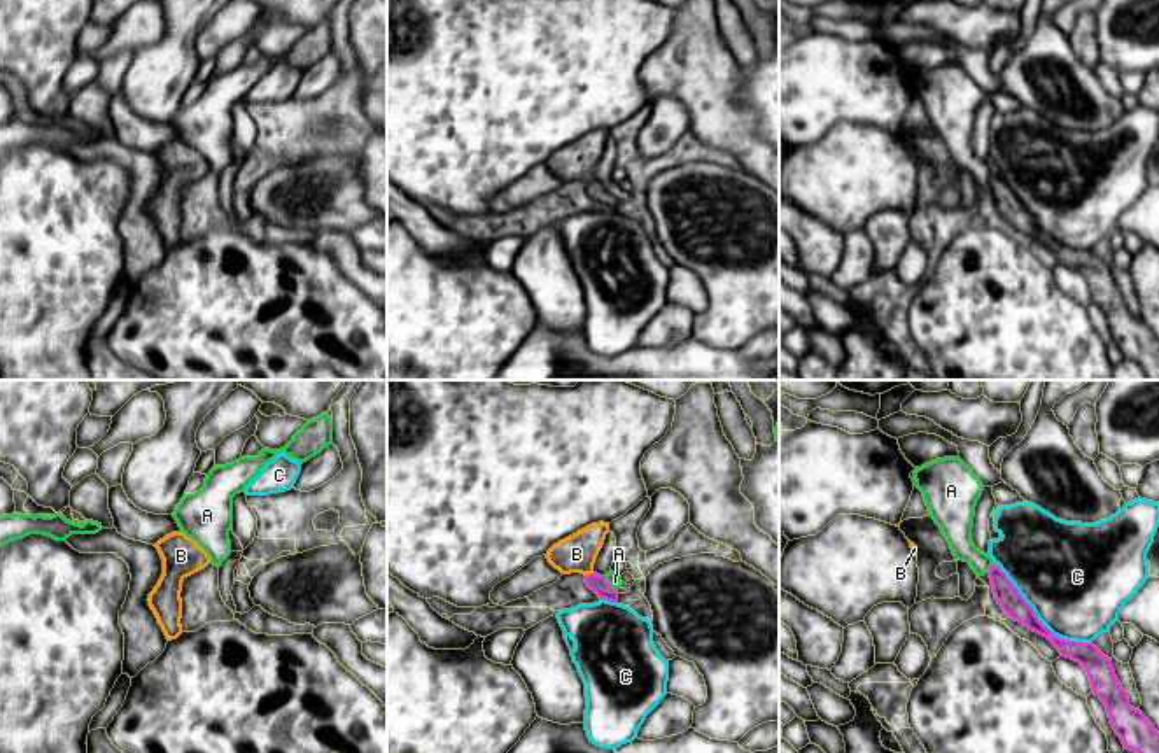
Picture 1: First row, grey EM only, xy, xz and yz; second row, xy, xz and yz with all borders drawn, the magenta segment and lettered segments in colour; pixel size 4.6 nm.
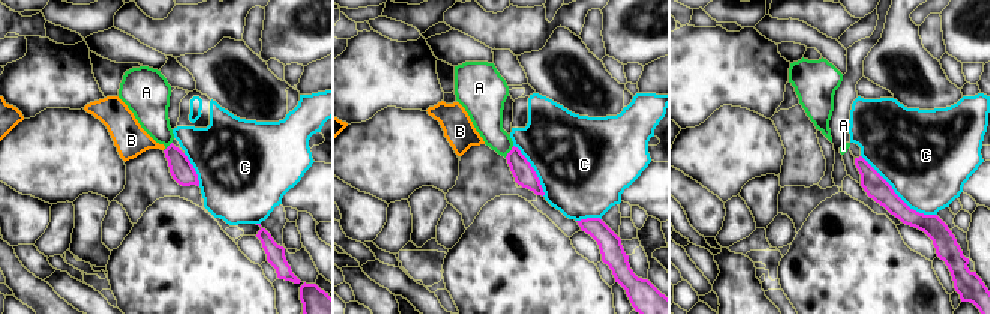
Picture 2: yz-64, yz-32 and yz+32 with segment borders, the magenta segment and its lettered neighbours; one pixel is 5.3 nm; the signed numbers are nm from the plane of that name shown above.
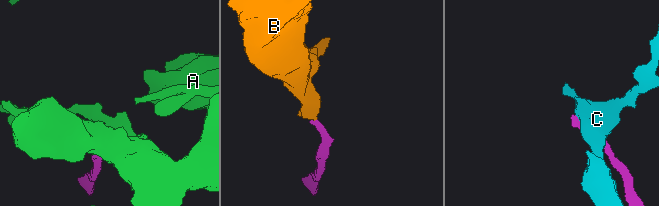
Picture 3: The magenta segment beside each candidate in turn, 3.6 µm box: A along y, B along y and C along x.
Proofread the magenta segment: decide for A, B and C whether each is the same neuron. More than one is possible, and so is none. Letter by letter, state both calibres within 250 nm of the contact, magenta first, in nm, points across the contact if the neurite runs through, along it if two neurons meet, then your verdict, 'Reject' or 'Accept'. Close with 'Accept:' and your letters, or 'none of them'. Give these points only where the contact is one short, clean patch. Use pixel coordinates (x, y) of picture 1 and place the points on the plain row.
A: Thickness 80 nm (magenta) against 70 nm. Boundary: xz (603, 184), (615, 198). Reject
B: Thickness 80 nm (magenta) against 180 nm. Boundary: xz (594, 181), (585, 182). Reject
C: Thickness 110 nm (magenta) against 480 nm. Reject
Accept: none of them

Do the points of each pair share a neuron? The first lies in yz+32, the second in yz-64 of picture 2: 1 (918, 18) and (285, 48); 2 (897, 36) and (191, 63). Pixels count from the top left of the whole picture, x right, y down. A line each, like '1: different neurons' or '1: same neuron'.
1: different neurons
2: same neuron

